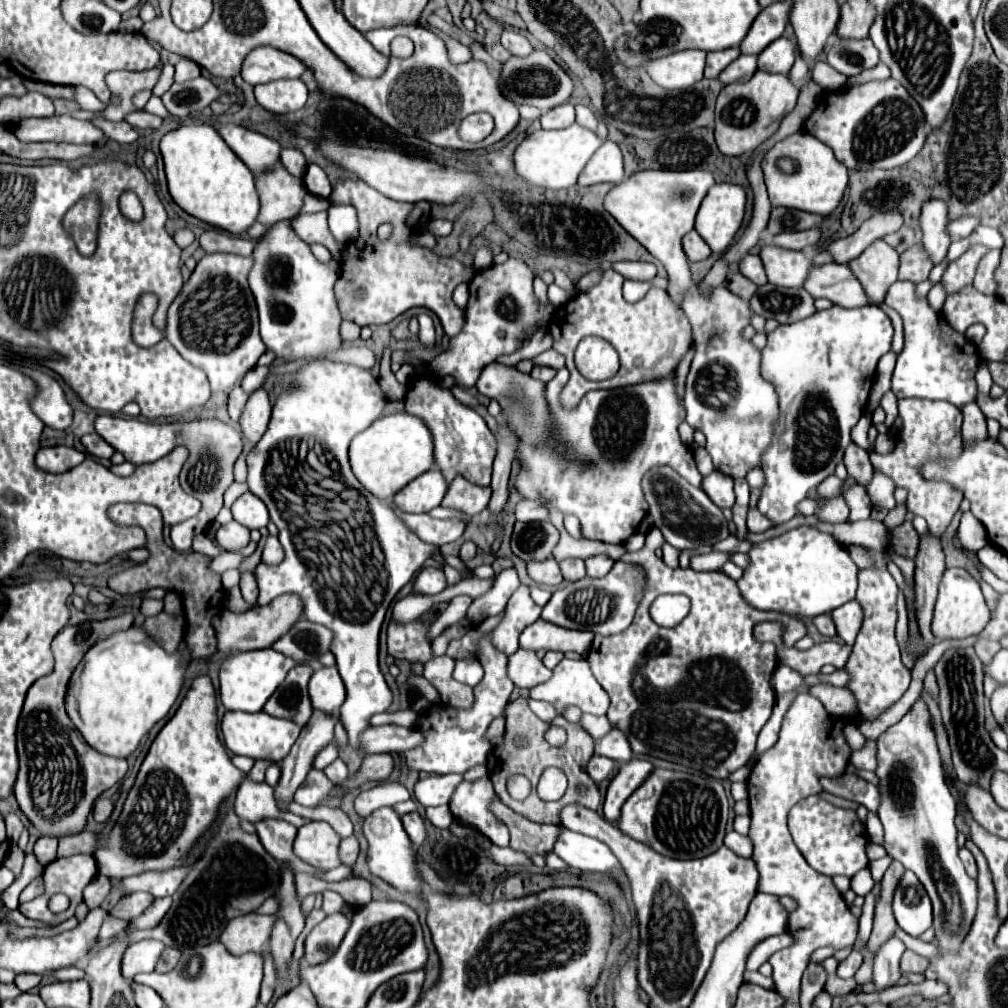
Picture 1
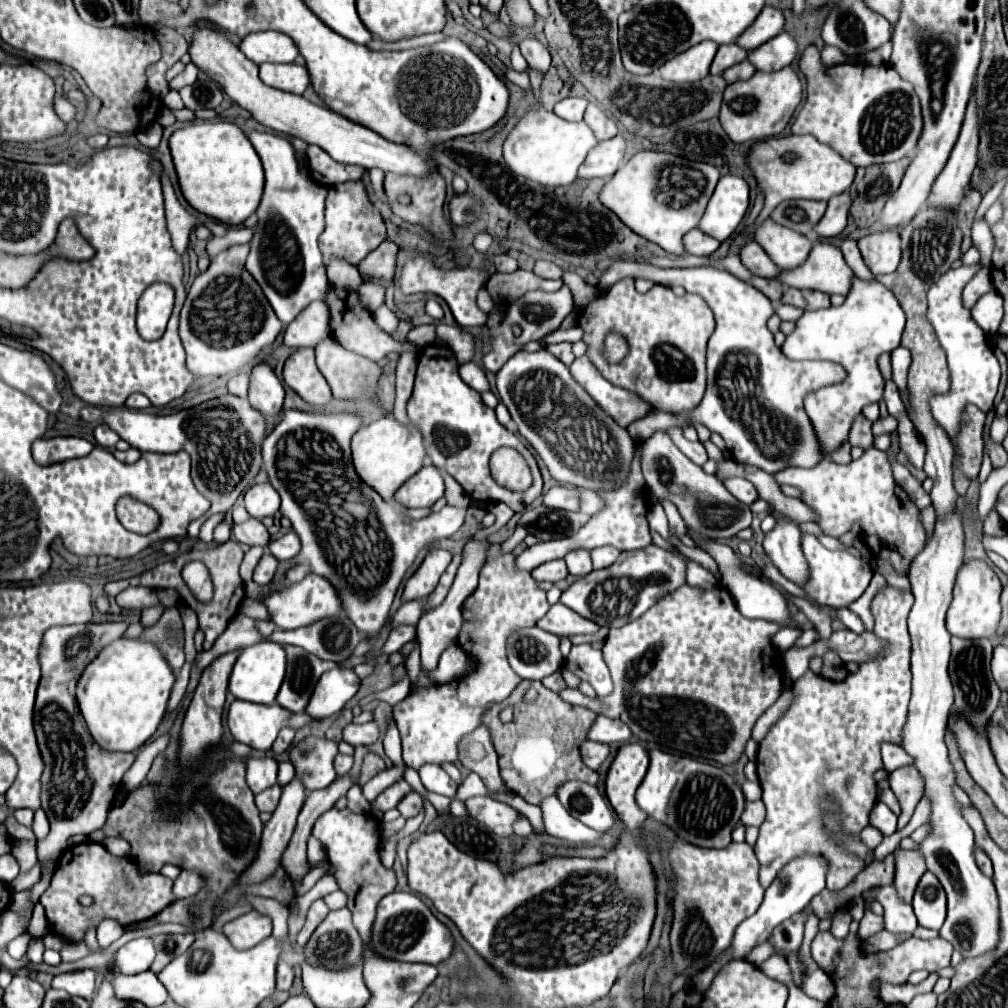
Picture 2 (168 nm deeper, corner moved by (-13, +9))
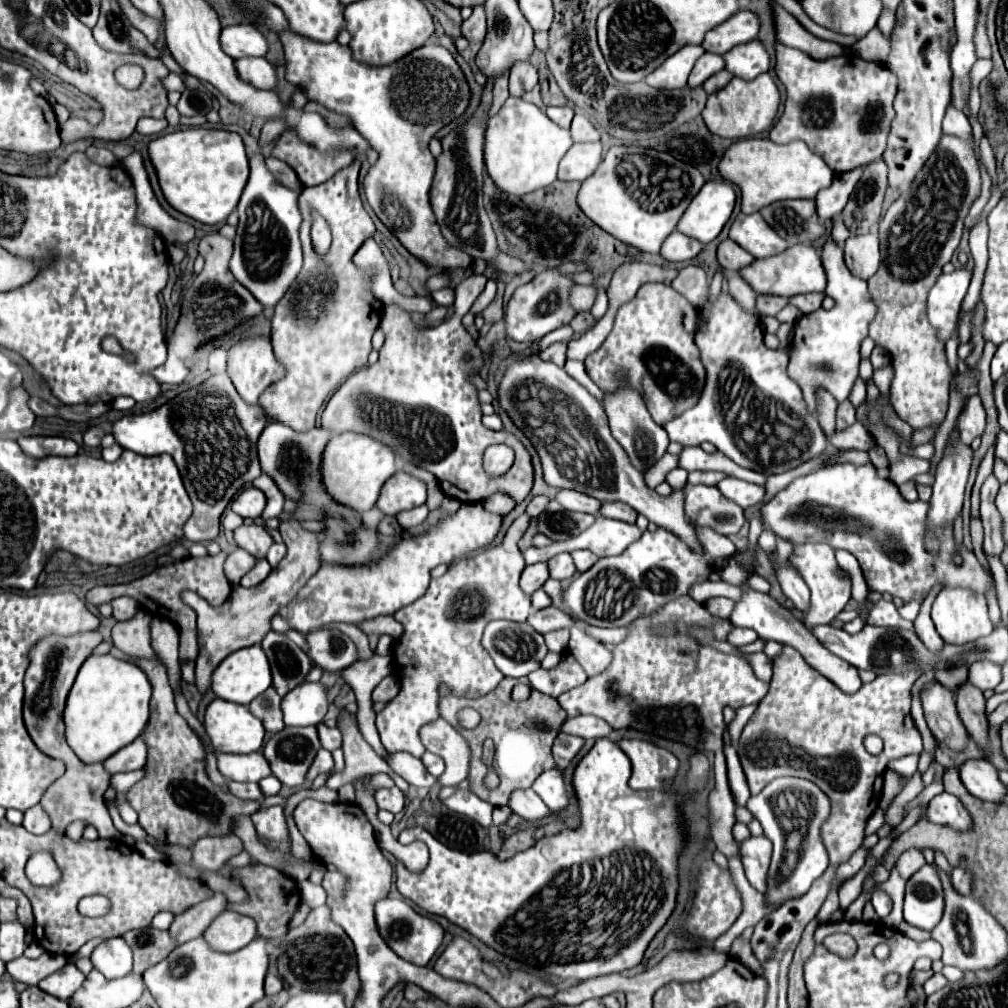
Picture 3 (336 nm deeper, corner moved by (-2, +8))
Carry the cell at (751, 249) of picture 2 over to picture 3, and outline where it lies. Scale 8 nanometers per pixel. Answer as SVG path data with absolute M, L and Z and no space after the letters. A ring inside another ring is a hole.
M726 239L718 247L718 261L720 261L722 269L726 269L726 271L740 271L740 269L752 265L754 257L746 249L742 249L738 243L734 243L732 239Z

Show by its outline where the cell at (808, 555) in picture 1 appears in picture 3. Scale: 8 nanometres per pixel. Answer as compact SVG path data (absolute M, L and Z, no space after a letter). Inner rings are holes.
M804 543L804 545L796 545L794 553L790 555L792 565L796 565L796 569L800 569L804 581L810 587L810 608L804 614L804 624L811 631L816 625L826 625L830 623L850 601L850 591L852 591L852 581L846 573L842 573L842 569L836 563L834 557L834 547L830 547L828 543Z

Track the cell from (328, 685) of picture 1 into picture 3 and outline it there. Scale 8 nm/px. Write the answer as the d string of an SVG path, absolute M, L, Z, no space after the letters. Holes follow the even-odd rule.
M302 683L296 689L288 691L282 699L282 713L286 725L318 725L328 711L328 689L324 683Z

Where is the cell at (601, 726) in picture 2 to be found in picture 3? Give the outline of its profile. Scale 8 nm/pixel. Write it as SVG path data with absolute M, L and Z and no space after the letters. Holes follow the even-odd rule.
M580 715L580 717L570 717L562 727L562 731L582 739L602 739L612 733L612 727L604 719L592 715Z

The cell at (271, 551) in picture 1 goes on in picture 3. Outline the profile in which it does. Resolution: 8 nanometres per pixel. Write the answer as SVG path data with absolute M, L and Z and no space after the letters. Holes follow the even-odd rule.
M274 543L274 545L268 549L266 559L268 559L268 563L270 563L272 567L276 567L284 555L286 555L286 547L284 547L284 543Z

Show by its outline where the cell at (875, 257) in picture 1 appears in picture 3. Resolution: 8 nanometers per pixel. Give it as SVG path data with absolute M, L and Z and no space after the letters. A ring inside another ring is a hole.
M878 235L848 237L844 245L844 261L852 275L860 279L872 277L880 267L880 239Z

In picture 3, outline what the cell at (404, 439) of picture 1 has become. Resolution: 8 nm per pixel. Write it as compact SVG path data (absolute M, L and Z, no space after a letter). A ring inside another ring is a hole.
M340 433L334 435L326 447L324 461L322 461L322 473L324 473L324 485L328 493L342 505L348 505L356 509L358 513L364 513L372 509L380 497L382 485L398 471L396 455L394 451L384 445L382 441L364 435L364 433Z

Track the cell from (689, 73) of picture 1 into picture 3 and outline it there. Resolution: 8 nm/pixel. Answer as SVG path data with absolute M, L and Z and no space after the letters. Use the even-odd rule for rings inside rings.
M686 45L684 49L676 51L672 57L668 57L668 61L664 61L658 69L654 69L646 77L646 83L652 85L654 89L680 89L680 87L684 87L690 71L700 55L704 55L702 45Z

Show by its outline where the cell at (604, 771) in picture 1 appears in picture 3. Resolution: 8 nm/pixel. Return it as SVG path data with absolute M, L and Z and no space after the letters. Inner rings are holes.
M560 733L556 737L556 741L554 741L554 747L552 747L552 753L556 757L556 765L560 769L566 769L582 747L584 747L584 739L582 737Z

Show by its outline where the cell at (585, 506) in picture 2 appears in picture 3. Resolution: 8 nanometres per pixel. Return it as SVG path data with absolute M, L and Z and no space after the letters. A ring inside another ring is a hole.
M602 503L600 515L610 517L610 519L620 519L626 523L636 523L636 517L638 517L638 513L624 503Z

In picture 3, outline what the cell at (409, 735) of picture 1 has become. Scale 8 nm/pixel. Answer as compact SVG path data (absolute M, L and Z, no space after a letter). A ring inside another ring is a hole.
M320 723L318 725L318 735L320 735L320 743L322 743L324 749L332 751L332 749L342 747L342 733L340 733L340 729L330 729L324 723Z

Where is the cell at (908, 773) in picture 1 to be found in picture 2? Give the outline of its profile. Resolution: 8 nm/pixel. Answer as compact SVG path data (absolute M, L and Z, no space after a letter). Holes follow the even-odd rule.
M959 508L951 510L951 516L947 520L937 520L935 530L931 538L927 540L925 550L913 560L909 580L915 596L915 604L909 614L909 632L913 640L913 656L911 656L911 672L913 672L913 696L909 704L909 716L907 724L903 730L903 750L915 758L915 768L925 776L925 796L931 798L933 802L933 814L929 822L933 824L933 832L929 838L921 842L921 852L927 860L927 870L933 872L941 886L947 892L947 920L939 930L939 936L945 938L947 942L953 944L957 952L961 952L963 958L975 958L985 952L991 952L995 944L999 944L999 902L997 902L997 892L993 886L993 880L983 876L983 872L977 868L975 858L973 858L973 832L969 824L963 820L961 812L957 810L957 800L951 792L951 786L955 784L955 774L947 758L947 746L945 746L945 732L947 732L947 716L953 706L953 688L951 680L947 674L947 664L951 656L951 634L945 628L945 612L951 604L951 590L955 584L957 570L963 564L963 550L965 550L965 528L963 528L963 514Z

